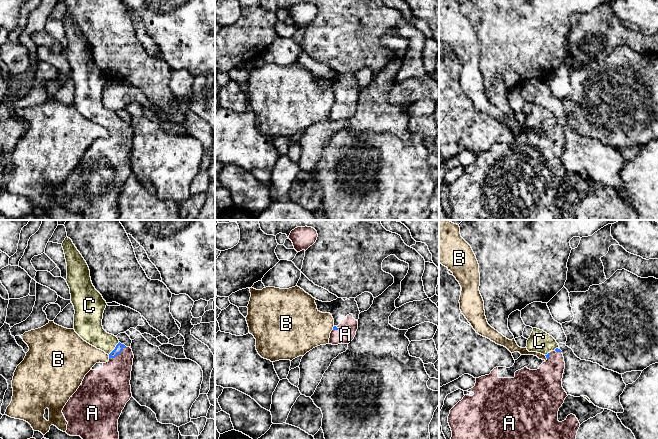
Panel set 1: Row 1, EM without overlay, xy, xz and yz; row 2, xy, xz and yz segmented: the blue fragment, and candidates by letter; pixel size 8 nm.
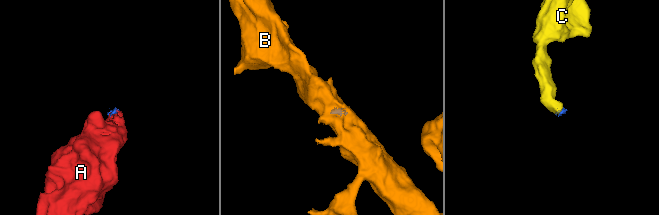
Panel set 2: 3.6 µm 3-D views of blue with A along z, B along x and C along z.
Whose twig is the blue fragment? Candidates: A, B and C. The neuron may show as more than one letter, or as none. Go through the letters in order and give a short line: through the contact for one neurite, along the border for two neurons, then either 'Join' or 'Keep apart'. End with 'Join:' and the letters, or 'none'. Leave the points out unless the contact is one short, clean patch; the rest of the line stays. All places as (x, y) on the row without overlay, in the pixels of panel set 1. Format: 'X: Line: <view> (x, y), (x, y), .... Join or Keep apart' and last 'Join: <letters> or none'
A: Join
B: Line: xy (108, 131), (109, 134). Keep apart
C: Join
Join: A, C

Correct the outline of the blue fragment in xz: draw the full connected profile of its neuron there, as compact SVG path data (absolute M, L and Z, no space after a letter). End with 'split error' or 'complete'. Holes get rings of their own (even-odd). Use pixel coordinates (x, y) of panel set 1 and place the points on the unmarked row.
M337 74L331 78L315 76L315 79L318 87L330 89L334 95L329 120L349 120L356 111L360 90L355 74Z; split error

